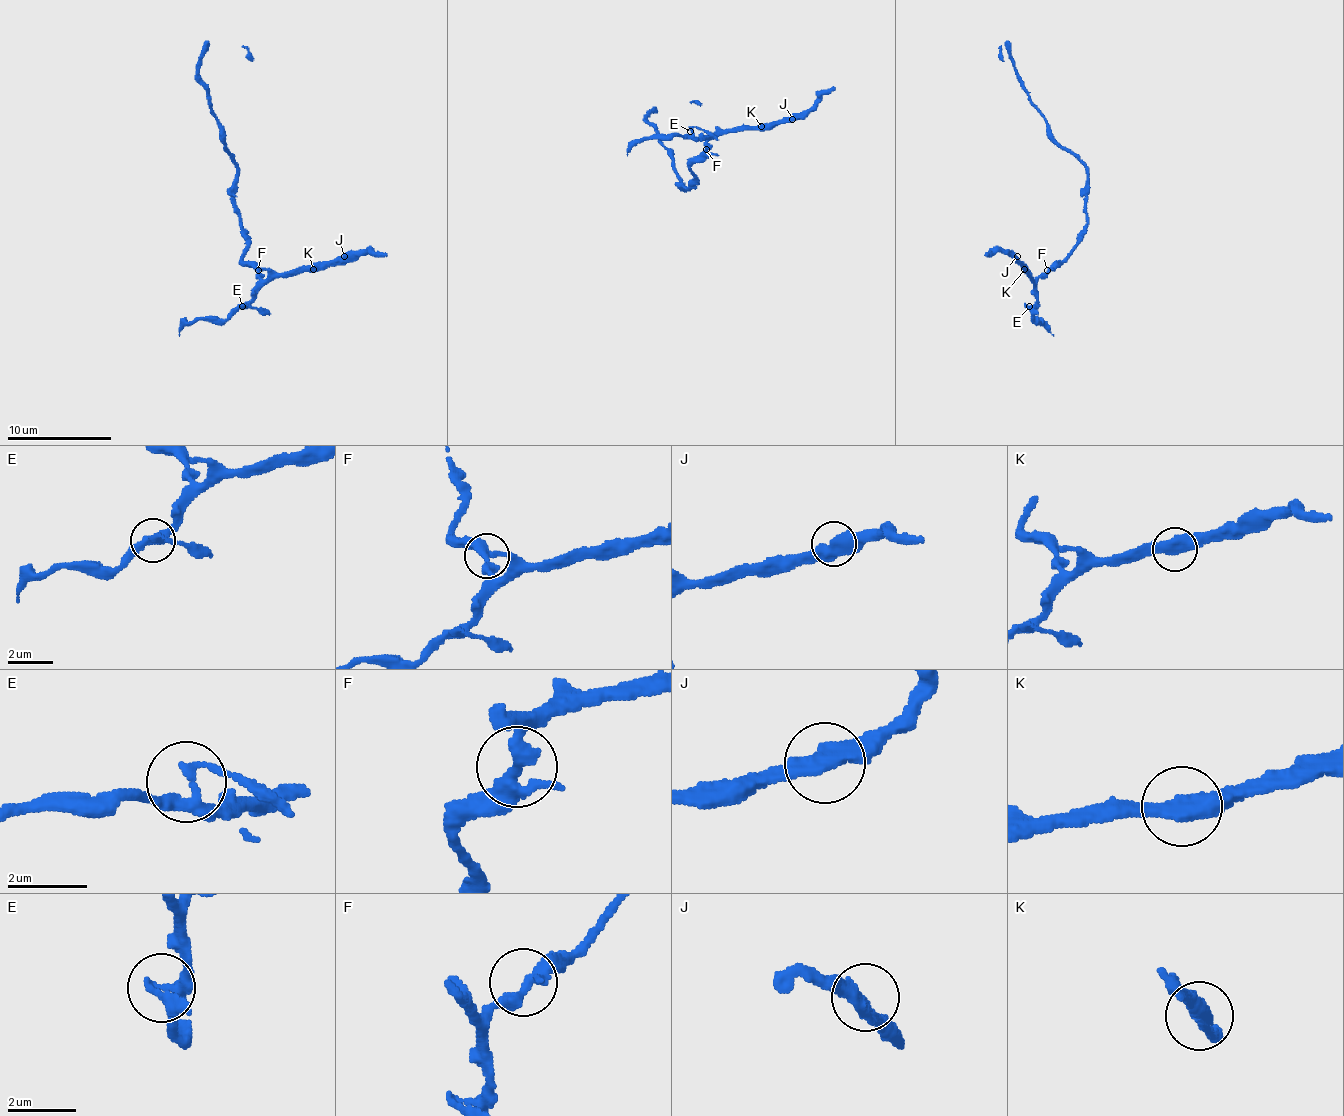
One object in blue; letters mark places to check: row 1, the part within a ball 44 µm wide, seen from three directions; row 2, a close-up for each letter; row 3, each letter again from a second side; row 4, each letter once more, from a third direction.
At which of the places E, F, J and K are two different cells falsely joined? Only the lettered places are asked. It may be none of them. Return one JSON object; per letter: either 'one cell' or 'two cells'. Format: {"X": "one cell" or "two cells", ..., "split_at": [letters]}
{"E": "one cell", "F": "one cell", "J": "one cell", "K": "one cell", "split_at": []}

